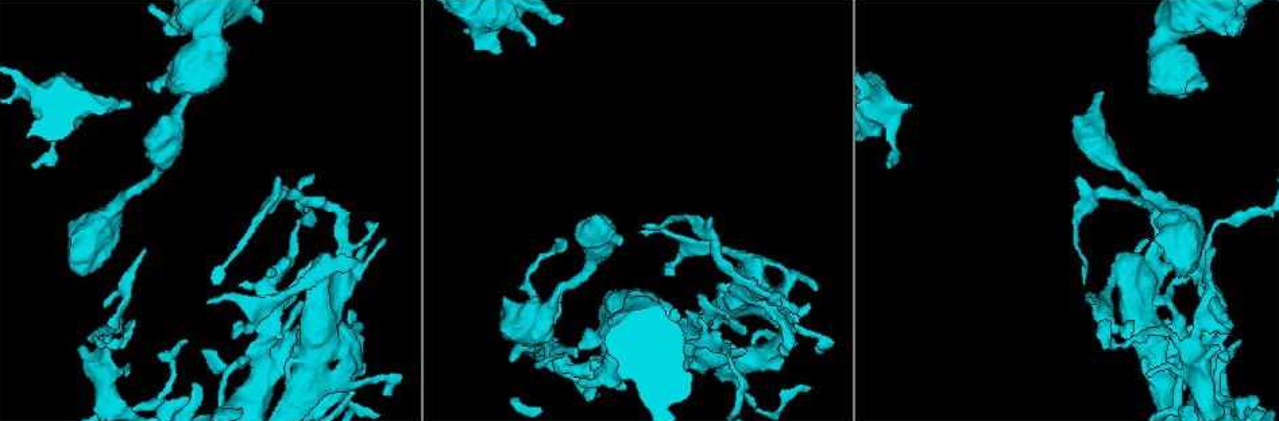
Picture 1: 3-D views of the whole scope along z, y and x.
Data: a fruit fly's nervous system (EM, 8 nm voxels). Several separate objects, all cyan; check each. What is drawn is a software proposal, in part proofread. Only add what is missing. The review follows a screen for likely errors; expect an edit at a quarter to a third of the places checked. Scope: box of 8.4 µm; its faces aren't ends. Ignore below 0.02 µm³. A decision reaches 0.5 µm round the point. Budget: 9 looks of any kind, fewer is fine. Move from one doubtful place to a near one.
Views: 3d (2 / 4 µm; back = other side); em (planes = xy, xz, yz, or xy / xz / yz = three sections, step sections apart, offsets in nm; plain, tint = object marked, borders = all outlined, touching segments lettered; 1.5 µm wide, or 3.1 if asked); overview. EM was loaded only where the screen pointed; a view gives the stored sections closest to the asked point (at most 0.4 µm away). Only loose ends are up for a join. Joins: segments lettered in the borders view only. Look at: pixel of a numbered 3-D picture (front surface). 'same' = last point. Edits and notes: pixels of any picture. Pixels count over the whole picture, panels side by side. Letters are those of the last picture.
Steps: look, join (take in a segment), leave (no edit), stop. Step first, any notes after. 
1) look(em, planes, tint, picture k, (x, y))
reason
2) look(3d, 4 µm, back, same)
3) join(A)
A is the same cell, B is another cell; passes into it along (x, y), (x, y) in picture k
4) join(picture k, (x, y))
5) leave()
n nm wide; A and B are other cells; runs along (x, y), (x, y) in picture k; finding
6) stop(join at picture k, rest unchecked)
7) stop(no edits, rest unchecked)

look(em, planes, borders, picture 1, (240, 283))
branch stops here

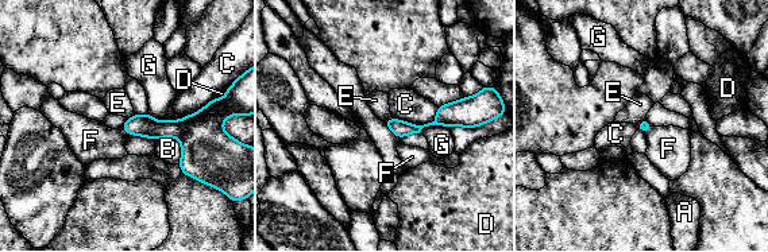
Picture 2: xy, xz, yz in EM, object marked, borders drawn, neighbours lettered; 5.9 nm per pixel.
leave()
A, B, C, D, E, F and G are other cells; none of them fits

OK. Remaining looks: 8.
look(em, xz, step 8, tint, picture 1, (1218, 344))
thick end

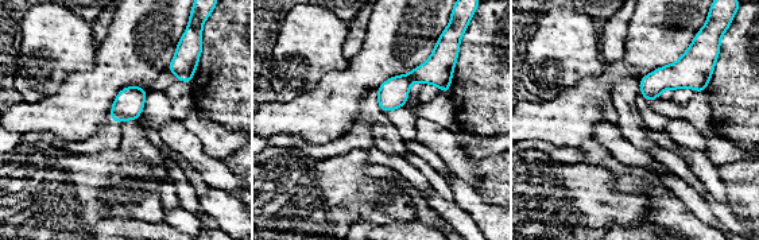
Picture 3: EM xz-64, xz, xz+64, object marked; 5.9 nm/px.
look(em, xz, step 8, borders, same)

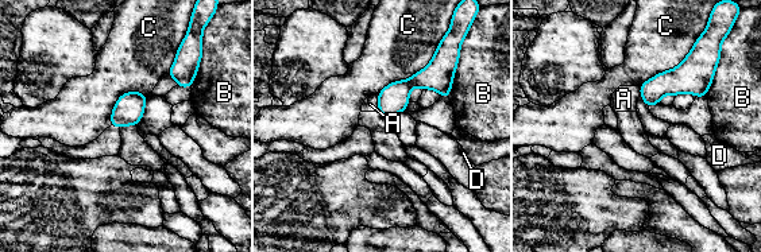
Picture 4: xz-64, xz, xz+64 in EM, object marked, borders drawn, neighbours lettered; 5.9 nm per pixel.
leave()
A, B, C and D are other cells; border along (435, 54), (424, 68), (377, 93) in picture 4; no lettered segment goes on from it

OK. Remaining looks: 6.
look(3d, 4 µm, back, picture 1, (1201, 84))
thick end

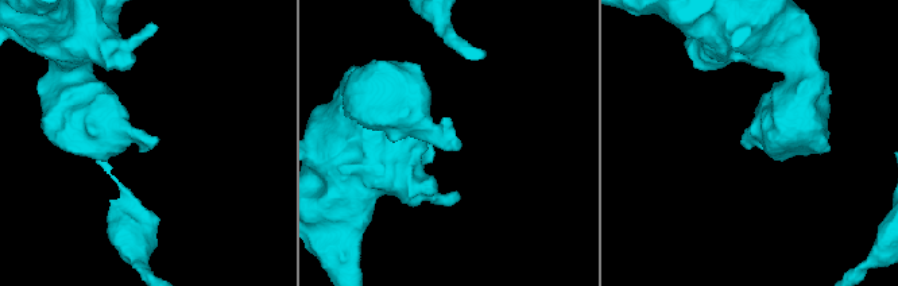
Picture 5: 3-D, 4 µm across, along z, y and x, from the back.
look(em, yz, step 4, tint, picture 5, (746, 139))
shape alone is not enough

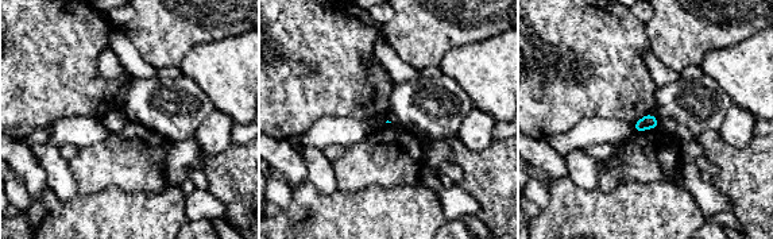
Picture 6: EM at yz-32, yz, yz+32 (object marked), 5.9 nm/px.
look(em, xy, step 8, borders, same)
another direction

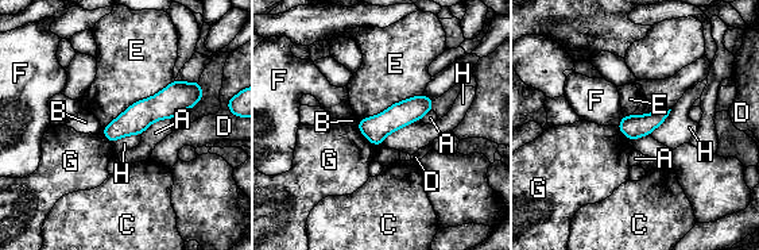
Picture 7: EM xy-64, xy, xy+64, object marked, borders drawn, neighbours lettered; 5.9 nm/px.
leave()
A, B, C, D, E, F, G and H are other cells; no lettered segment goes on from it

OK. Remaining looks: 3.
look(3d, 2 µm, picture 1, (1099, 95))
end of a long branch

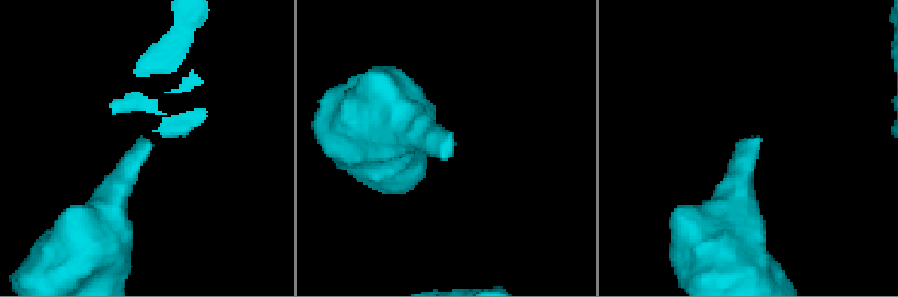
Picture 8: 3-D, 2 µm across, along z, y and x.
look(em, yz, step 4, borders, picture 8, (757, 139))

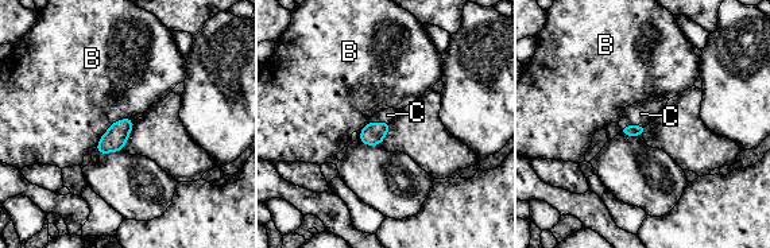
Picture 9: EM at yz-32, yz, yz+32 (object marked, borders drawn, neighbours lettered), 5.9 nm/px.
look(em, planes, borders, same)

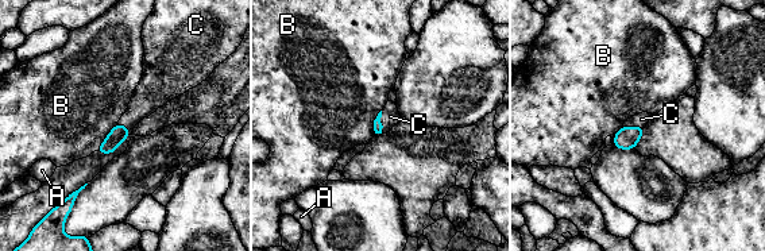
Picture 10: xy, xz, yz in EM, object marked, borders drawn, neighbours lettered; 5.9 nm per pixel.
join(C)
C is the same cell, A and B are other cells; passes into it along (378, 126), (379, 122), (390, 116) in picture 10; it goes on there

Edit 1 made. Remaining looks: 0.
stop(join at picture 10, rest unchecked)

